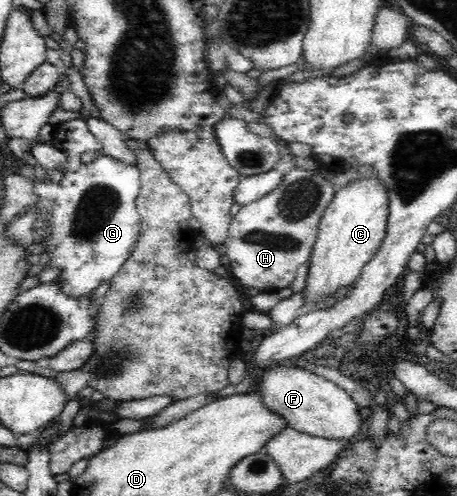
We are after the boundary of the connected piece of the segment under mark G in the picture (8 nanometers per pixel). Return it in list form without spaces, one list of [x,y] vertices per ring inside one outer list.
[[[84,118],[54,126],[53,139],[67,155],[62,180],[54,183],[47,178],[40,181],[34,177],[37,202],[35,206],[26,207],[18,217],[31,211],[40,224],[42,211],[49,213],[49,232],[42,244],[45,251],[40,259],[46,261],[46,269],[60,269],[54,282],[68,297],[84,297],[91,295],[104,281],[111,281],[131,256],[141,229],[136,207],[141,189],[139,169],[106,154],[89,164],[80,162],[82,153],[103,149],[103,145],[90,133]]]

